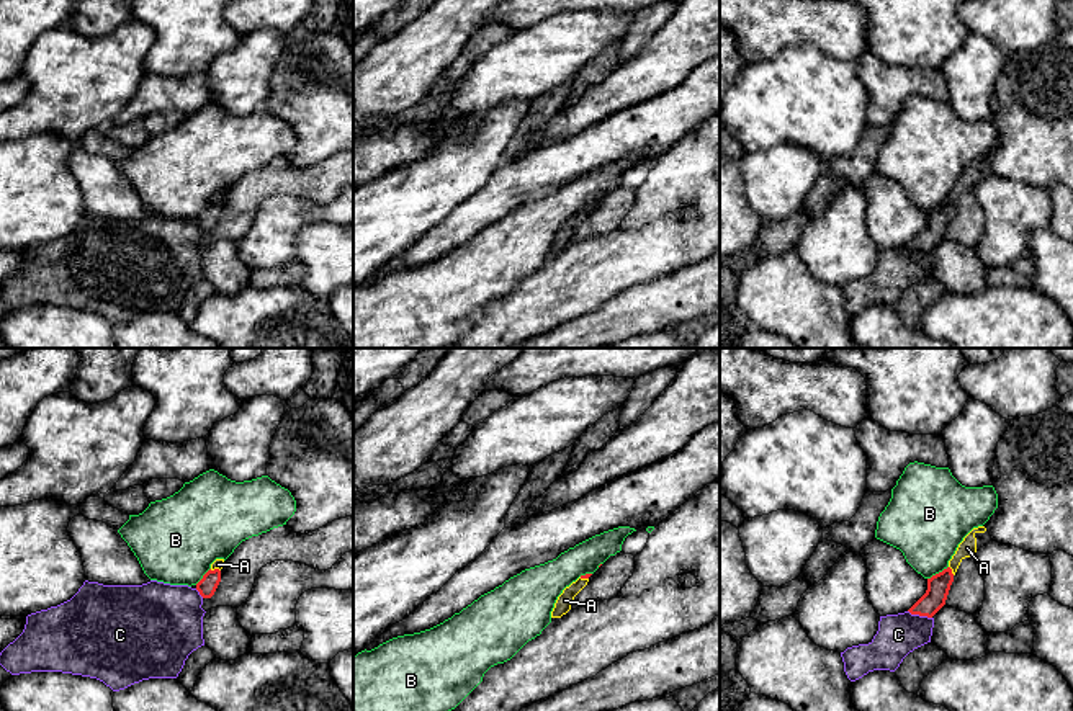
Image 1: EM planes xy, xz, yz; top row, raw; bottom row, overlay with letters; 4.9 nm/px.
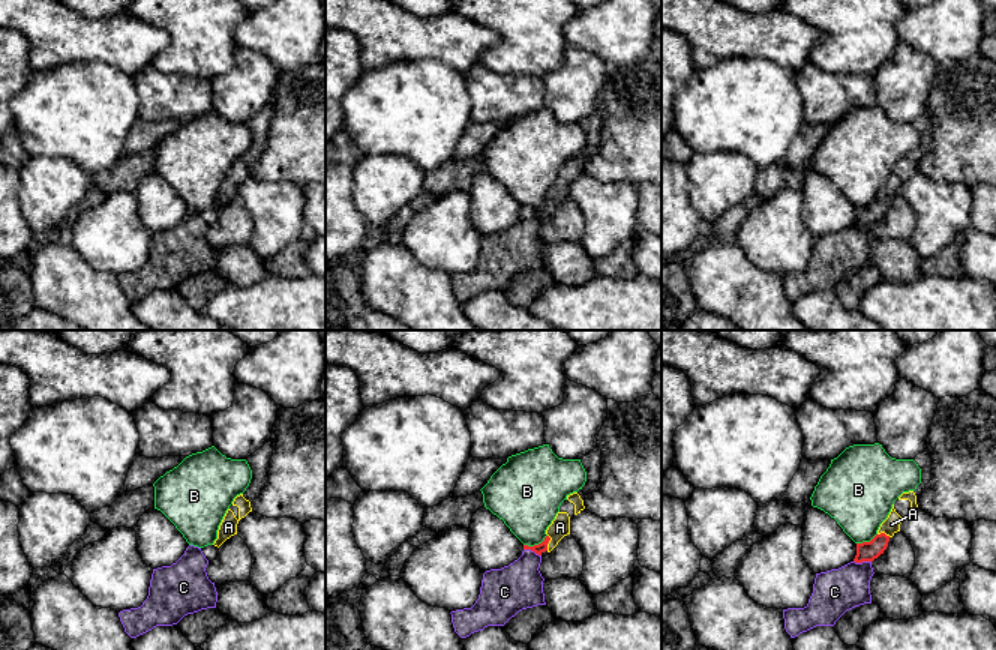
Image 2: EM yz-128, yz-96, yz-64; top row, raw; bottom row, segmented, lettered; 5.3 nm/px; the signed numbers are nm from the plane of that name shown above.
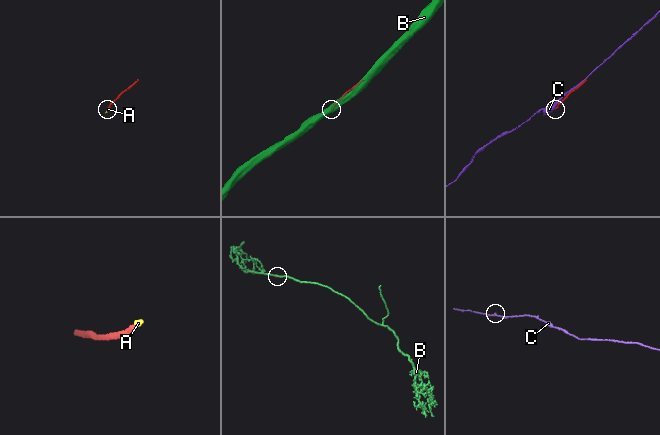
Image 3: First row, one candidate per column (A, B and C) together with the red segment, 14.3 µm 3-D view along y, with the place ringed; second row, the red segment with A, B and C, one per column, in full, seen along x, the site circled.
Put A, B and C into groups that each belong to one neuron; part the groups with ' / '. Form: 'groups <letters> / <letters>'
groups A / B / C

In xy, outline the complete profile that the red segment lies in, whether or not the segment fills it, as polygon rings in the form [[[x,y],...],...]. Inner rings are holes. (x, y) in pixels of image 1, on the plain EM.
[[[216,193],[211,198],[211,203],[203,209],[203,212],[196,217],[196,224],[203,232],[211,232],[221,216],[221,203],[224,193]]]

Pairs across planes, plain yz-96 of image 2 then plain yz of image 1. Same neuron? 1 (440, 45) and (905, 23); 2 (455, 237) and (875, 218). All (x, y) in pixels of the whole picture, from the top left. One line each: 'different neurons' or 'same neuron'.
1: different neurons
2: different neurons

